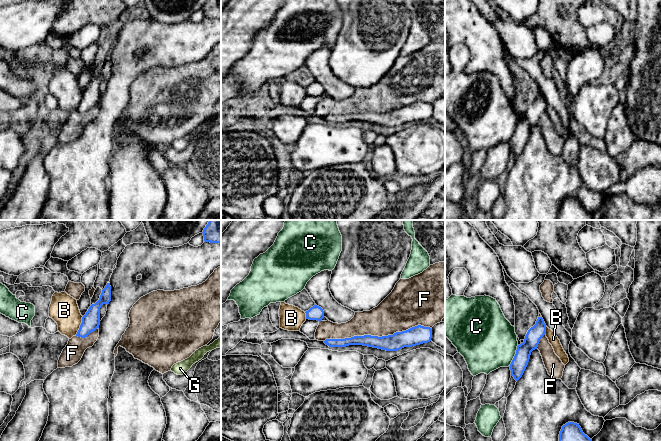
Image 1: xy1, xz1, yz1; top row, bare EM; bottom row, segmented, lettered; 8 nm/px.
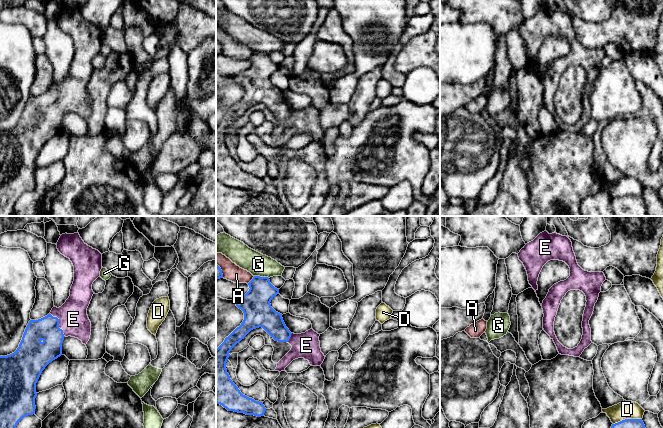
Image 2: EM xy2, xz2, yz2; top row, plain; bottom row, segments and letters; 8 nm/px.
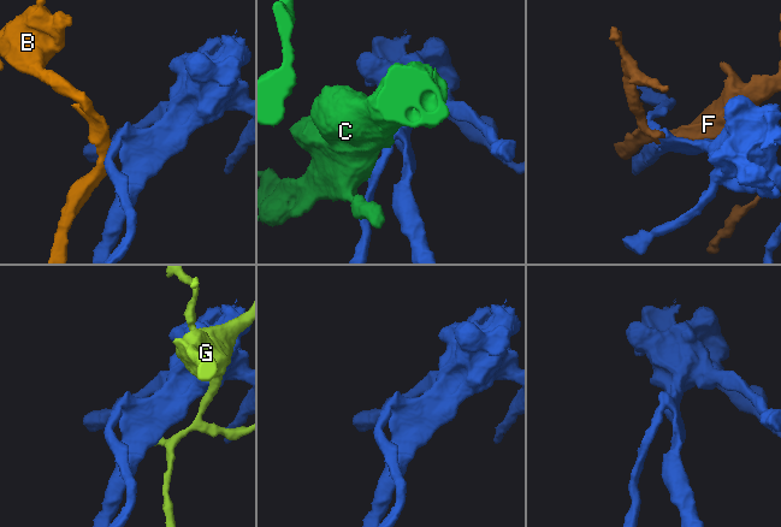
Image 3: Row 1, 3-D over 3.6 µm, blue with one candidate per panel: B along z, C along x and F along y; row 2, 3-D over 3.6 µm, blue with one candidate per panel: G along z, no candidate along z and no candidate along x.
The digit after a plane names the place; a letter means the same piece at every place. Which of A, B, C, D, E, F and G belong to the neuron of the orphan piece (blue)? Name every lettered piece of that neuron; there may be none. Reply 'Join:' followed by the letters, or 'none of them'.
Join: E

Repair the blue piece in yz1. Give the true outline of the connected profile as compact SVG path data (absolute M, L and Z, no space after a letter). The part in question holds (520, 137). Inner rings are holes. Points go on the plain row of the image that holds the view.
M538 93L536 100L531 103L524 115L524 118L517 122L516 130L510 140L511 152L518 157L530 135L531 128L537 125L540 115L546 110L546 100L542 93Z

